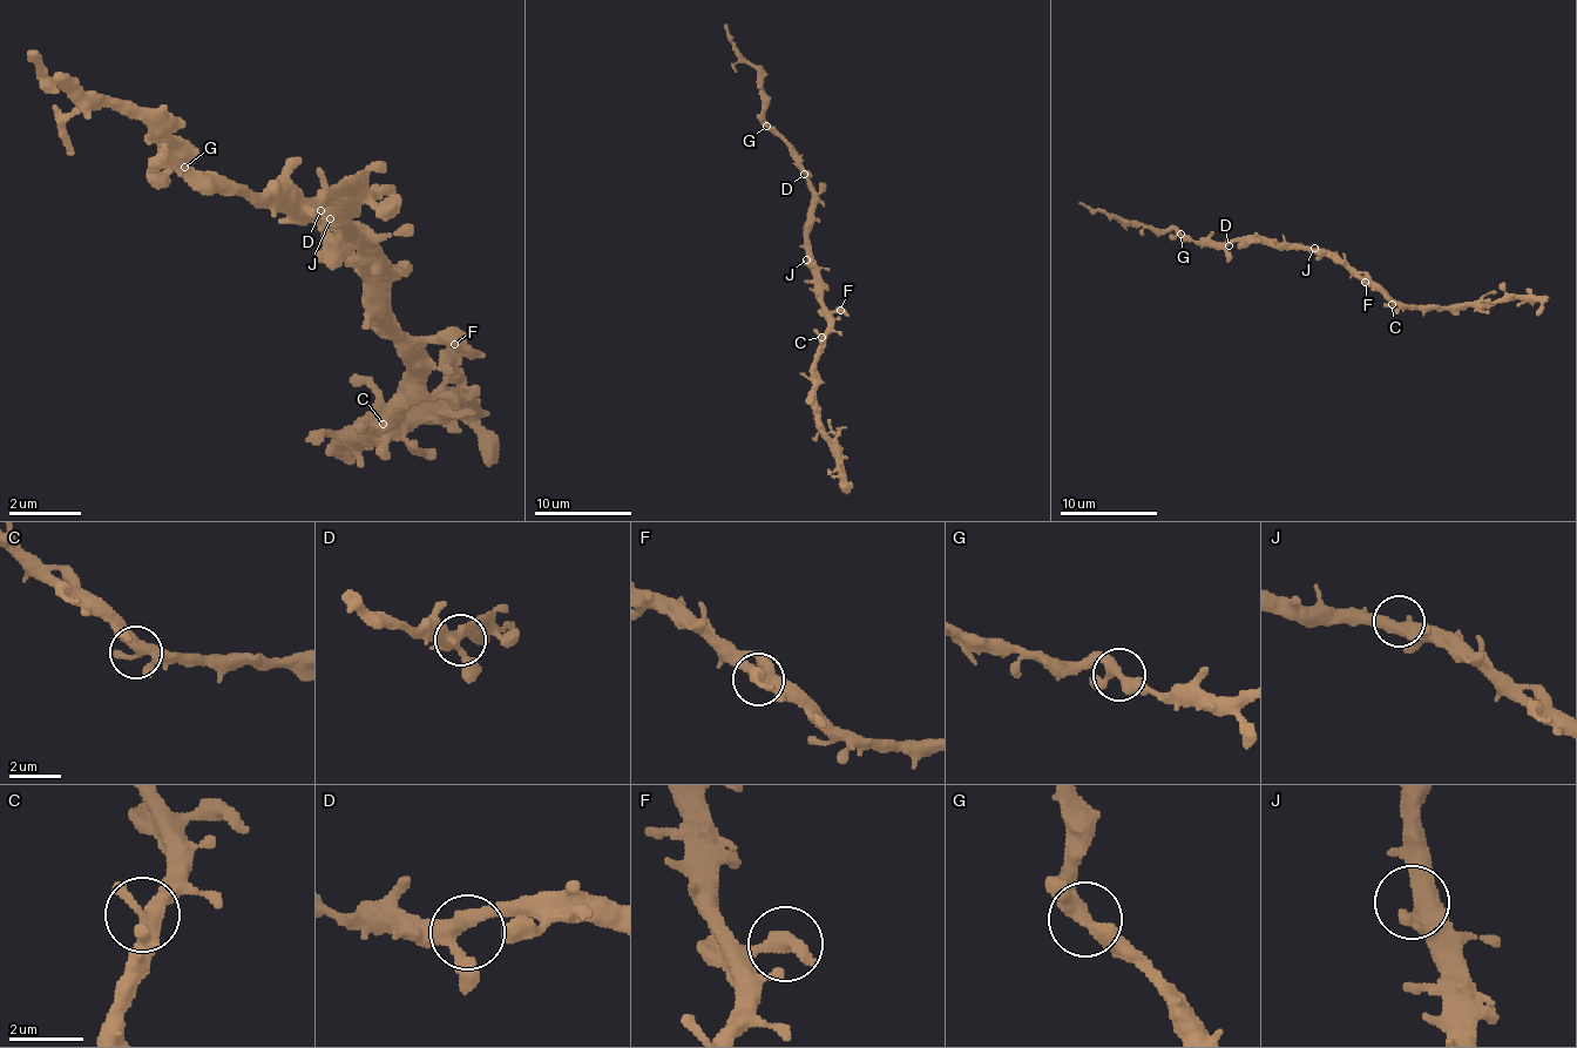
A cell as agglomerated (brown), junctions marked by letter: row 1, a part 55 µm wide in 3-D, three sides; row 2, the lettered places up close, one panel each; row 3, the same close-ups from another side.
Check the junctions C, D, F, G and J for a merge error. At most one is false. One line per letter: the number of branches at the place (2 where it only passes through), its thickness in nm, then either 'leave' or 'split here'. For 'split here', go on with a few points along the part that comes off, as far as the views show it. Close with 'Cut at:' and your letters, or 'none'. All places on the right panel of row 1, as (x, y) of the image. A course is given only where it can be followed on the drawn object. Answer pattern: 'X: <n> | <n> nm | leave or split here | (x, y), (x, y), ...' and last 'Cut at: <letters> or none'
C: 3 | 360 nm | leave
D: 3 | 320 nm | leave
F: 1 | 480 nm | leave
G: 3 | 360 nm | leave
J: 2 | 500 nm | leave
Cut at: none

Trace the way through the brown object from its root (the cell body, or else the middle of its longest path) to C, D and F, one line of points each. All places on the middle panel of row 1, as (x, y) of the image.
C: (811, 259), (813, 291), (821, 303), (821, 315), (828, 323), (828, 330), (821, 337)
D: (811, 259), (811, 181), (804, 174)
F: (811, 259), (816, 298), (828, 310), (840, 310)

